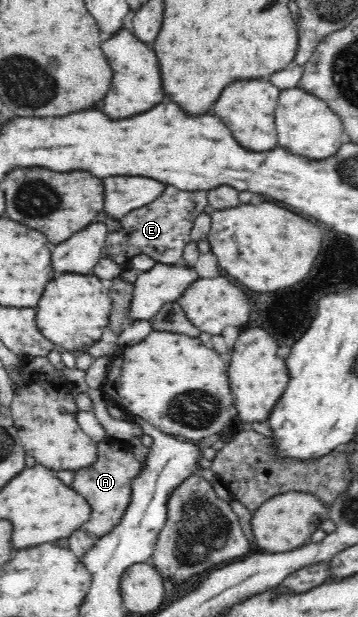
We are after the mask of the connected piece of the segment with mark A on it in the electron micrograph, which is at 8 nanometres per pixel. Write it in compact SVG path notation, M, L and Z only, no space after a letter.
M101 441L97 444L97 460L87 469L76 472L72 489L82 496L92 512L90 518L81 526L88 534L94 537L106 536L115 526L120 524L124 512L132 501L132 480L140 475L143 466L134 457L133 446L127 441L114 442Z

